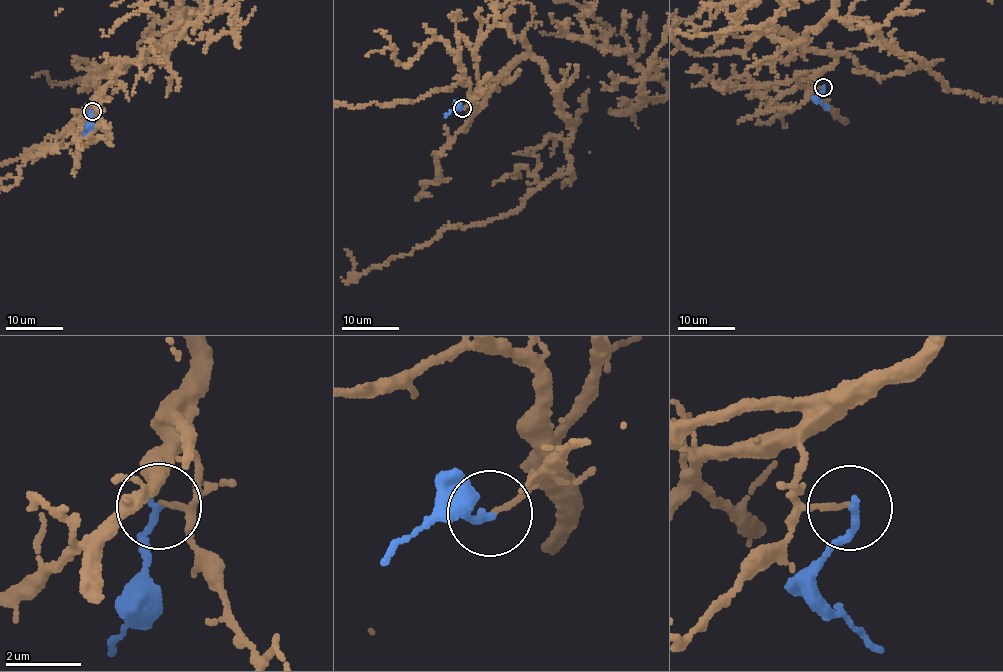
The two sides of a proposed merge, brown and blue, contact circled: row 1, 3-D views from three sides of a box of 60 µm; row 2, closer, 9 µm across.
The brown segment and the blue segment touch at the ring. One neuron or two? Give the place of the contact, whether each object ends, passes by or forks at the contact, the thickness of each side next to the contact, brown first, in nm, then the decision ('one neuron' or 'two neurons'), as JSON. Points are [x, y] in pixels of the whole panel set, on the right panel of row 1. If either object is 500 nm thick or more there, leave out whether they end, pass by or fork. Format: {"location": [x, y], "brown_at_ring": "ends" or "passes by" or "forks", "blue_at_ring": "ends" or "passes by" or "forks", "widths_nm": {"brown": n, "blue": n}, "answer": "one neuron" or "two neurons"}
{"location": [823, 87], "brown_at_ring": "ends", "blue_at_ring": "ends", "widths_nm": {"brown": 110, "blue": 200}, "answer": "two neurons"}

